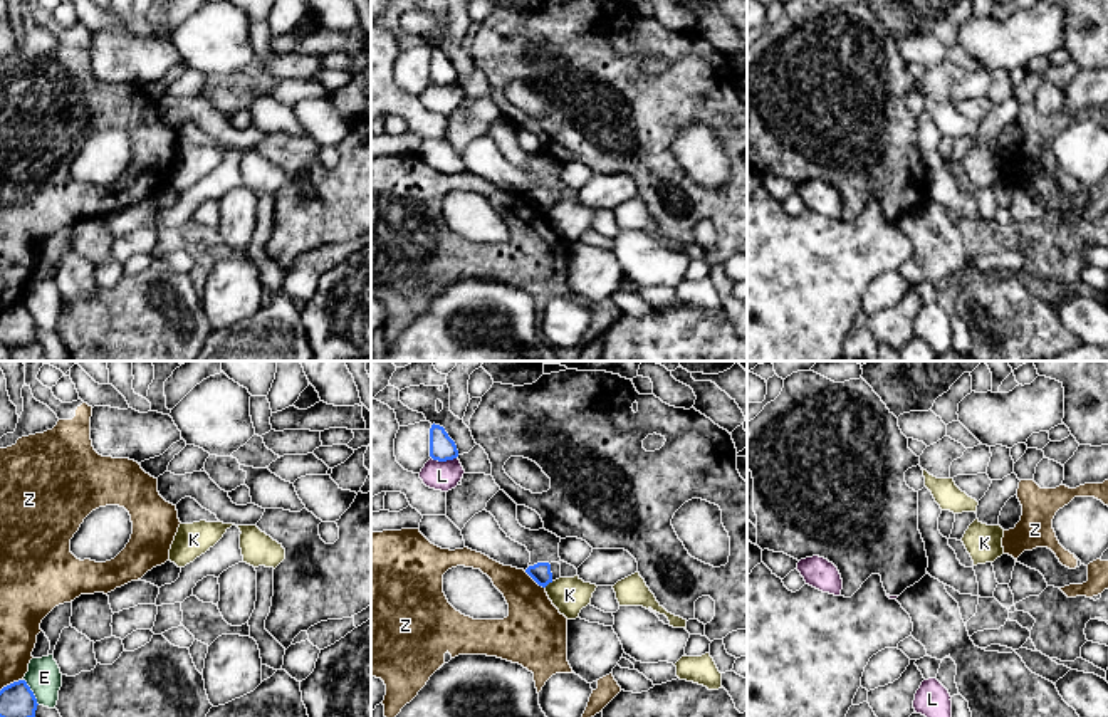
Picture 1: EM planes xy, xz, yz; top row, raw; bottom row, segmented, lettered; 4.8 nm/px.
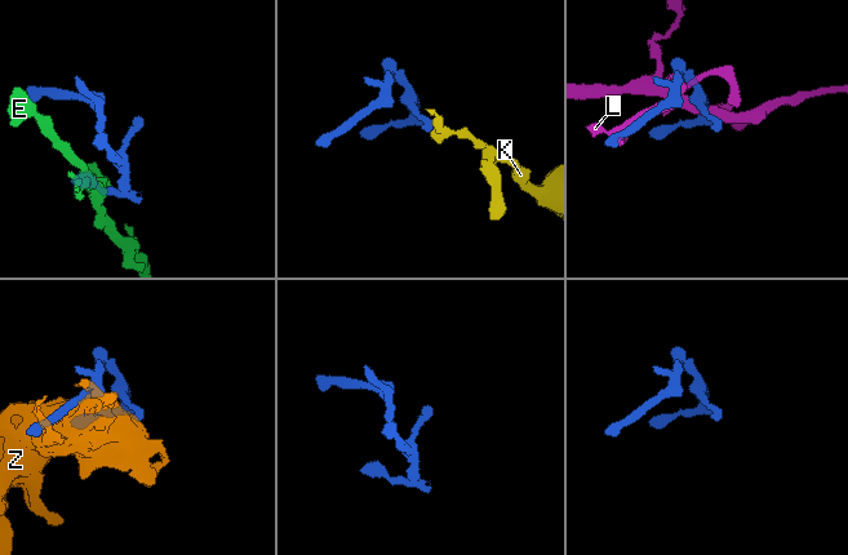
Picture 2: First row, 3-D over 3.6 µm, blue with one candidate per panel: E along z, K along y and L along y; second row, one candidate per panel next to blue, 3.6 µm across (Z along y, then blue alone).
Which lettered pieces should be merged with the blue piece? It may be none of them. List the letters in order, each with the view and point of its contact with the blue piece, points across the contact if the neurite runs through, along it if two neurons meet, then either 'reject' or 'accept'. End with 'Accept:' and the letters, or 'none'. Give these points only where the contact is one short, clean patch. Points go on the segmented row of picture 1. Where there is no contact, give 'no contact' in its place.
E: xy (32, 692) | along xy (24, 679), (39, 704) | reject
K: xz (548, 583) | along xz (553, 581), (544, 586) | reject
L: xz (444, 460) | reject
Z: xz (534, 580) | reject
Accept: none

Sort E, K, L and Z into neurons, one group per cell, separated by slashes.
E / K / L / Z

